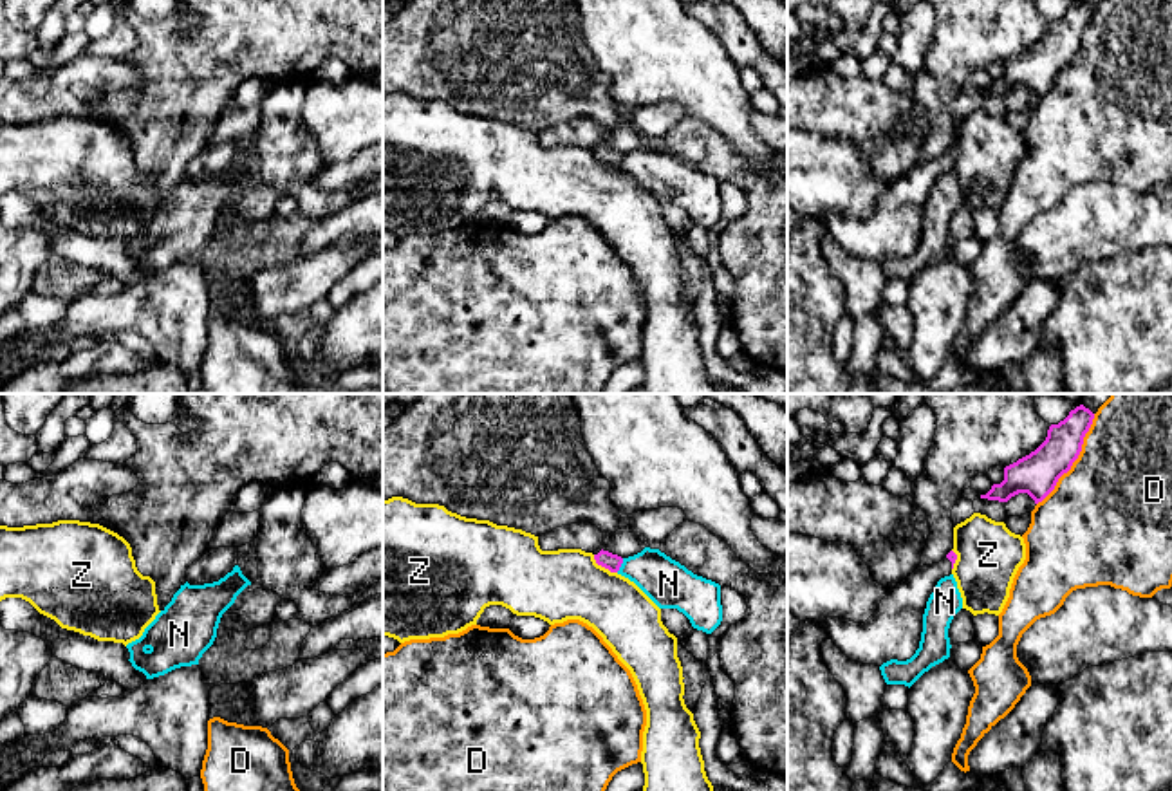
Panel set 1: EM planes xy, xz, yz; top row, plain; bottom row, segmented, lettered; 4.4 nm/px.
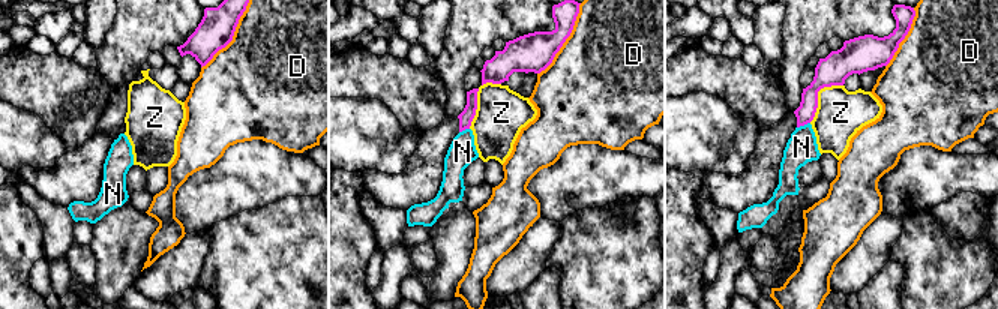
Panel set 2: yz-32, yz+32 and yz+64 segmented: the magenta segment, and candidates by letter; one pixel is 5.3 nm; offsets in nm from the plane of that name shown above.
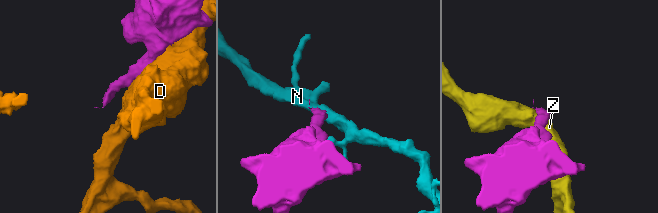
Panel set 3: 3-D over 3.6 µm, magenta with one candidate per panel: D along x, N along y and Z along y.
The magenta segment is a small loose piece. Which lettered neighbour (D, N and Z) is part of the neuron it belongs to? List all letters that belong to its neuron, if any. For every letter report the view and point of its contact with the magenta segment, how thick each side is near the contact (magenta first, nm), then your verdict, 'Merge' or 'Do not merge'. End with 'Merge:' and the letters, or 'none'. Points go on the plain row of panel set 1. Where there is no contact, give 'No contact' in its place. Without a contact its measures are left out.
D: Touches magenta at yz (1077, 53). Thickness 190 nm (magenta) against 480 nm. Do not merge
N: Touches magenta at xz (620, 161). Thickness 80 nm (magenta) against 200 nm. Do not merge
Z: Touches magenta at xz (604, 161). Thickness 80 nm (magenta) against 320 nm. Do not merge
Merge: none

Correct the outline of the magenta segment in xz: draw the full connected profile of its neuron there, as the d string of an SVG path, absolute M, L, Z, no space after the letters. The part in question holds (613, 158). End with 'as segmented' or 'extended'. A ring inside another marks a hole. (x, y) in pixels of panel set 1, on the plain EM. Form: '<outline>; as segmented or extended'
M621 110L616 128L603 128L601 141L592 148L598 161L618 168L623 155L641 148L646 141L632 126L628 110Z; extended

